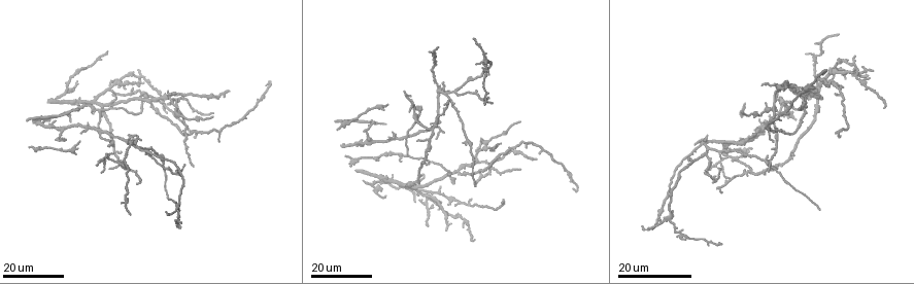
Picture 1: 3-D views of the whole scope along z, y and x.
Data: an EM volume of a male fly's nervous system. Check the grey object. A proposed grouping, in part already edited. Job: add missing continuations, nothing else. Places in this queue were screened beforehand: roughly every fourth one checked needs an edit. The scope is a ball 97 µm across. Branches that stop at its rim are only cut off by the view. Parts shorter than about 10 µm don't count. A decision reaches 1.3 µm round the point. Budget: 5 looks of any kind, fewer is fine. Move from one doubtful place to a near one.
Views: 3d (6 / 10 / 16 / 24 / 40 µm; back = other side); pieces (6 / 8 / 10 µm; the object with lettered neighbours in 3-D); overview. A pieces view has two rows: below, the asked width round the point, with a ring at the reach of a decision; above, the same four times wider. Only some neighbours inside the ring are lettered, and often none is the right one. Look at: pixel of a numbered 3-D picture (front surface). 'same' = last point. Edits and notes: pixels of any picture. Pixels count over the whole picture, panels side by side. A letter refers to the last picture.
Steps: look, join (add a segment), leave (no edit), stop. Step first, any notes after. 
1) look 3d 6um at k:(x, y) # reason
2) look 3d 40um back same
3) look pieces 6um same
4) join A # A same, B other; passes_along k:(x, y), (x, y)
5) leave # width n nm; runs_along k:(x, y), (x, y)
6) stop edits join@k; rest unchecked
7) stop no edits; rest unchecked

look 3d 24um at 1:(785, 80) # free end

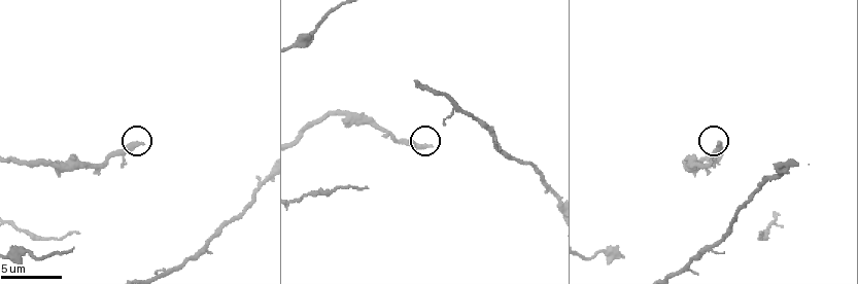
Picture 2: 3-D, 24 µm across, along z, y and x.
look pieces 8um at 2:(139, 142)

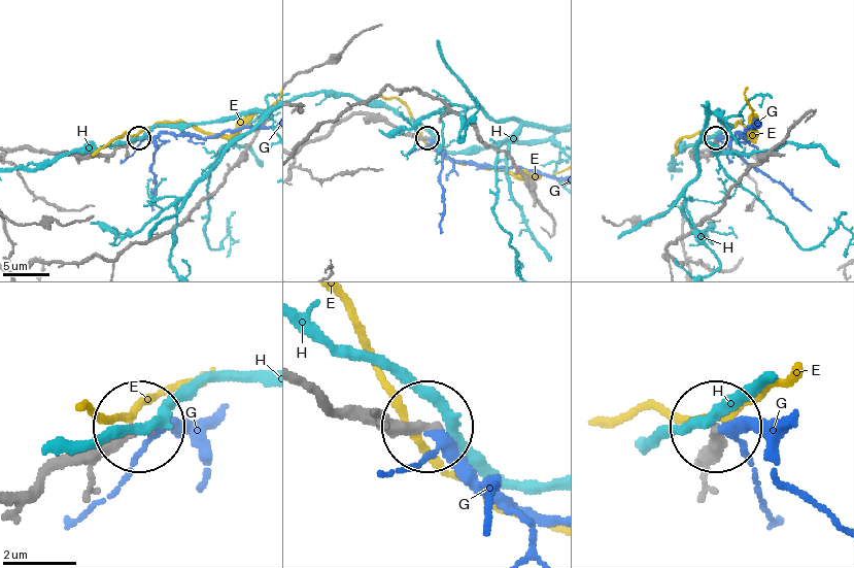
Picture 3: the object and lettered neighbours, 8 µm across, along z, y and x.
join G # E other, G same, H other; passes_along 3:(115, 152), (165, 134), (215, 136), (264, 127); the neuron continues

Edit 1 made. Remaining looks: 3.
look overview

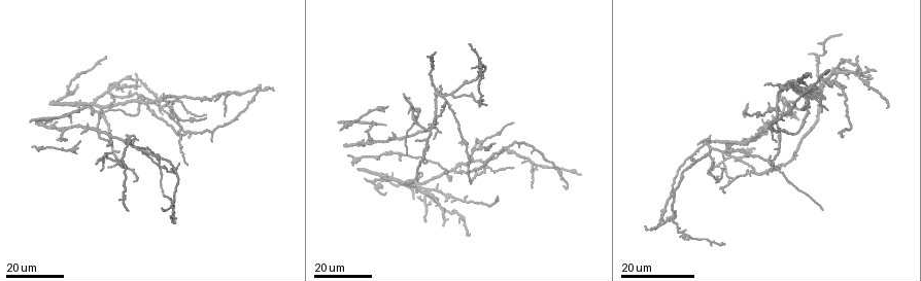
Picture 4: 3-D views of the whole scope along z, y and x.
look 3d 24um at 4:(206, 117) # thin end

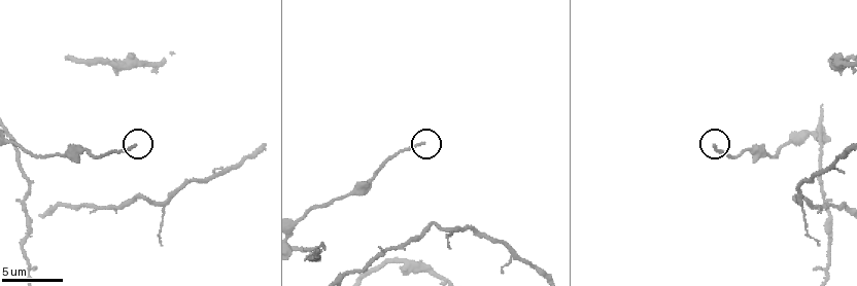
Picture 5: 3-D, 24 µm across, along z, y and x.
look pieces 6um at 5:(421, 143)

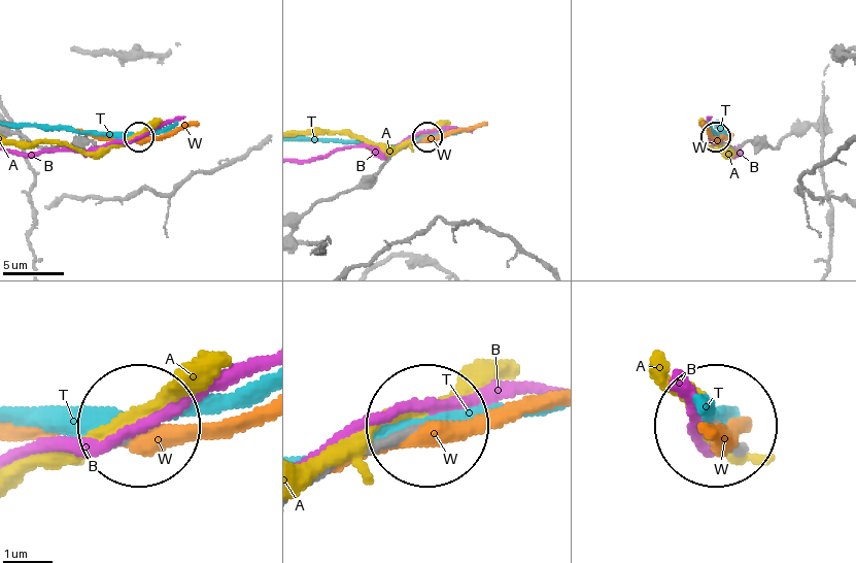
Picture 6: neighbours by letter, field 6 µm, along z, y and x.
leave # A other, B other, T other, W other; runs_along 6:(19, 465), (137, 428); none of them fits

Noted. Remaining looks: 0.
stop edits join@3; rest unchecked

